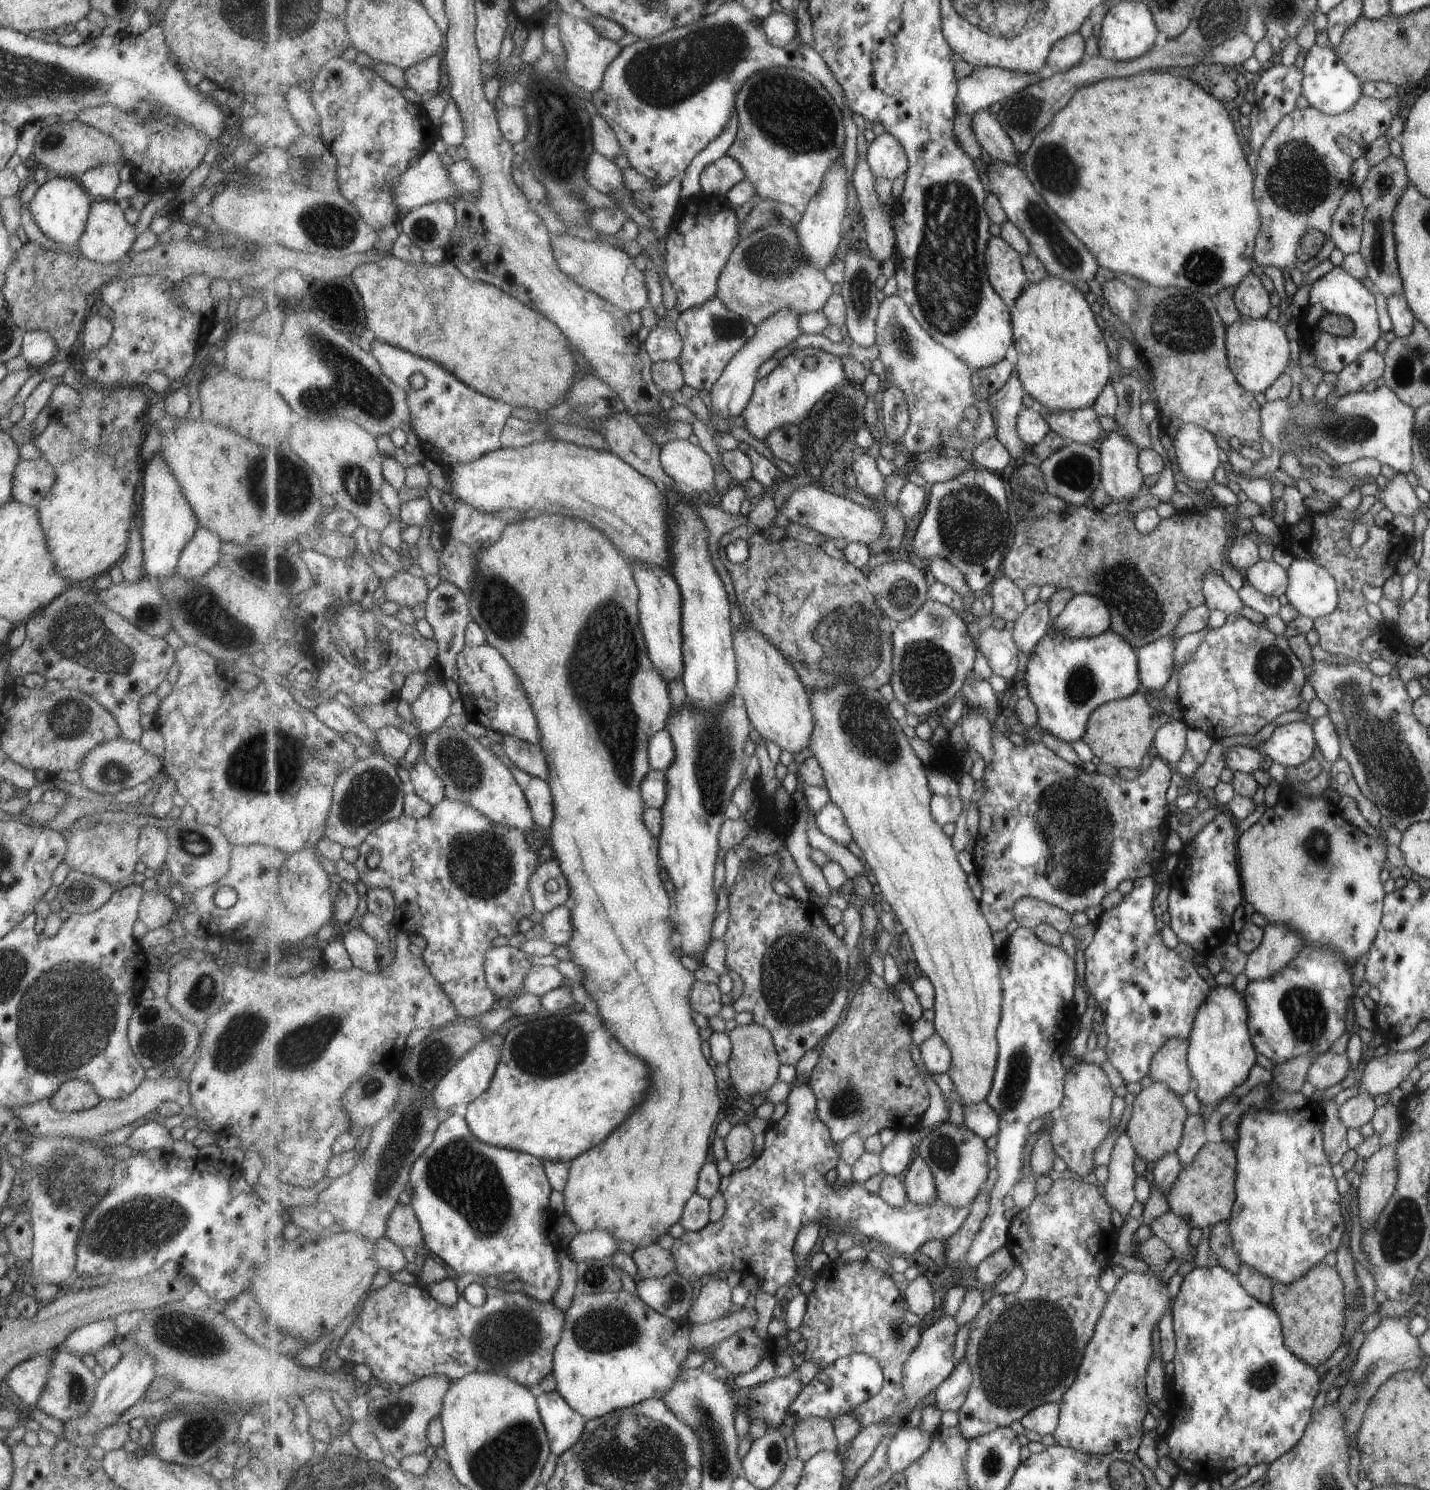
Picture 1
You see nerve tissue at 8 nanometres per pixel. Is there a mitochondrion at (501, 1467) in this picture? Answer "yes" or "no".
yes

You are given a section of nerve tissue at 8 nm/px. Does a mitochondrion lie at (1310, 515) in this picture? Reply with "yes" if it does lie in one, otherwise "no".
no

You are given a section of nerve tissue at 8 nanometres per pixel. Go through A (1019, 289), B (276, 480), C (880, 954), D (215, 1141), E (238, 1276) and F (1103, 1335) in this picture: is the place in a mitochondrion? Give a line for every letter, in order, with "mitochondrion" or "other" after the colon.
A: other
B: mitochondrion
C: other
D: other
E: other
F: other

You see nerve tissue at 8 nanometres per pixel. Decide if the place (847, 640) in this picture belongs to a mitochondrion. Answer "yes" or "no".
yes

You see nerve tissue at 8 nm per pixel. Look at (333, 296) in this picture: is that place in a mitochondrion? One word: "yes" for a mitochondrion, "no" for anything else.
no

